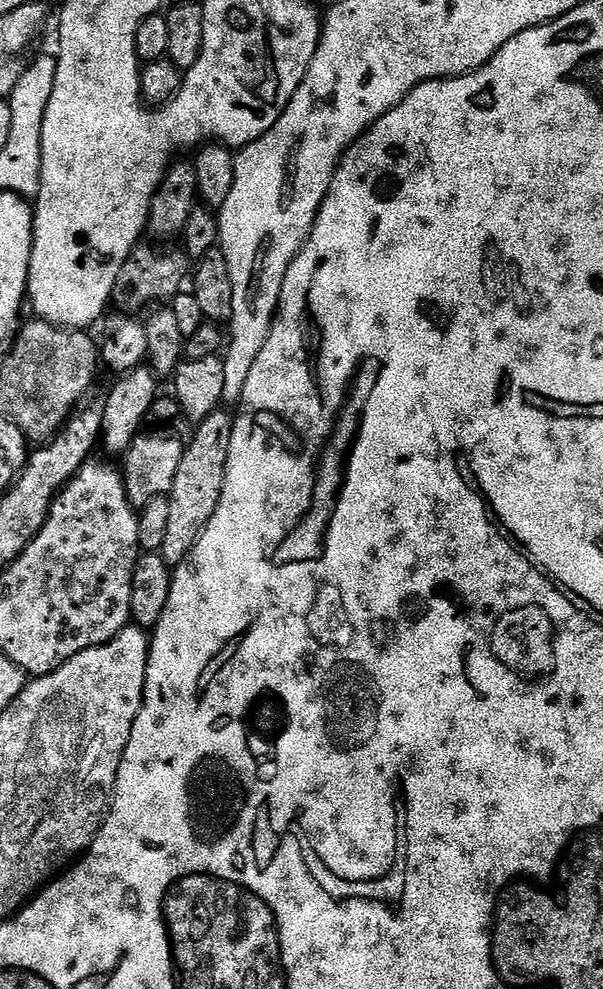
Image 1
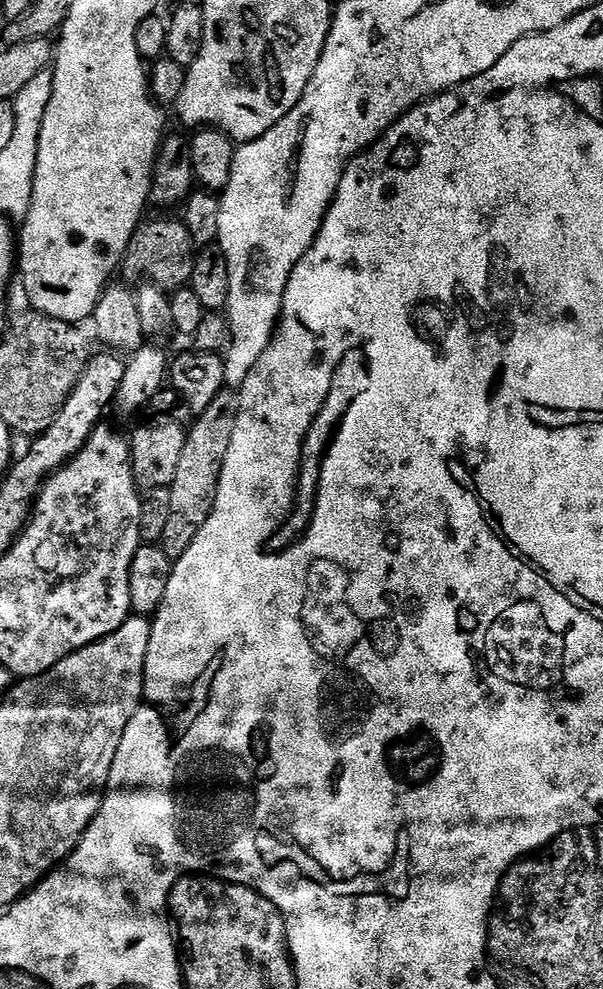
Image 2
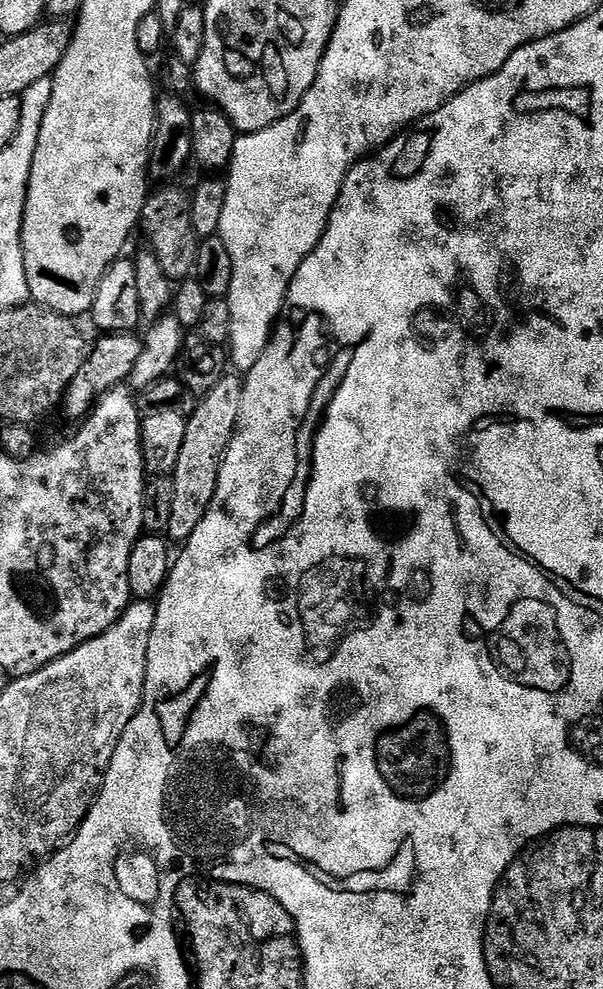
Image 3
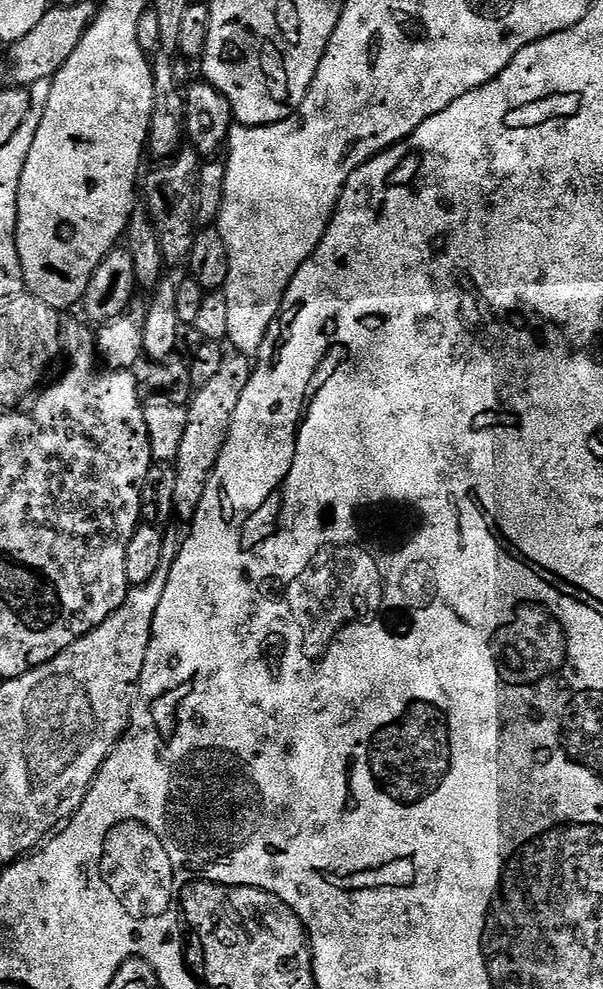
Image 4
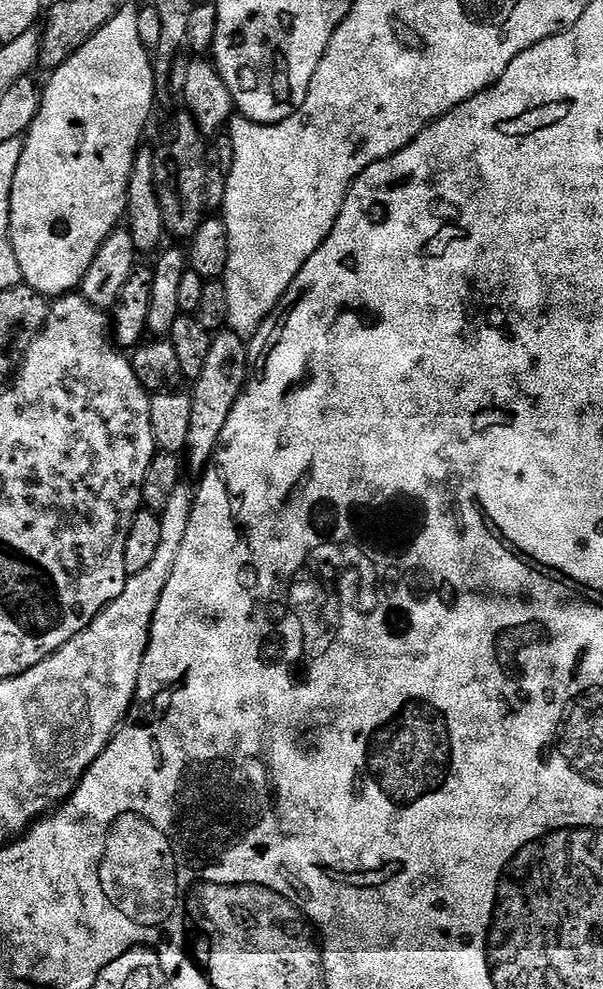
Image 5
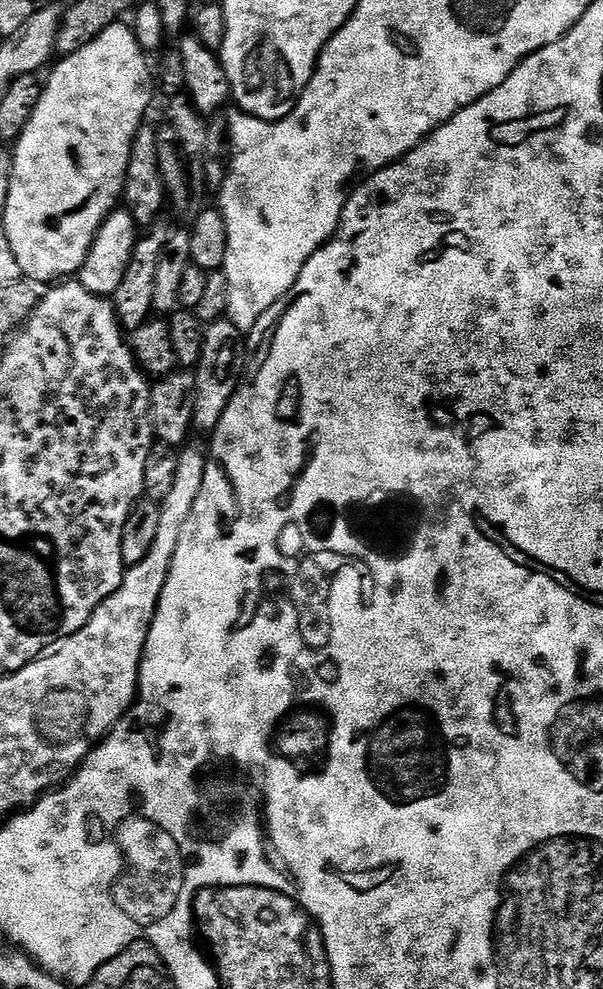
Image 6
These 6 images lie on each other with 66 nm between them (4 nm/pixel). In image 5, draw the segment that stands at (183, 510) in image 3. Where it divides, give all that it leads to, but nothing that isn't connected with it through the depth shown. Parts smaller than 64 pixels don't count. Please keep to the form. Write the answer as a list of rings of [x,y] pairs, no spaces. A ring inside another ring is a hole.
[[[231,330],[221,331],[213,335],[210,355],[206,358],[206,366],[202,366],[202,374],[194,382],[196,389],[191,389],[192,409],[190,410],[190,435],[186,437],[186,464],[203,473],[212,462],[212,455],[220,446],[222,426],[226,426],[226,418],[230,418],[230,410],[234,410],[234,402],[238,402],[240,393],[250,375],[250,356],[245,337],[236,335]]]

